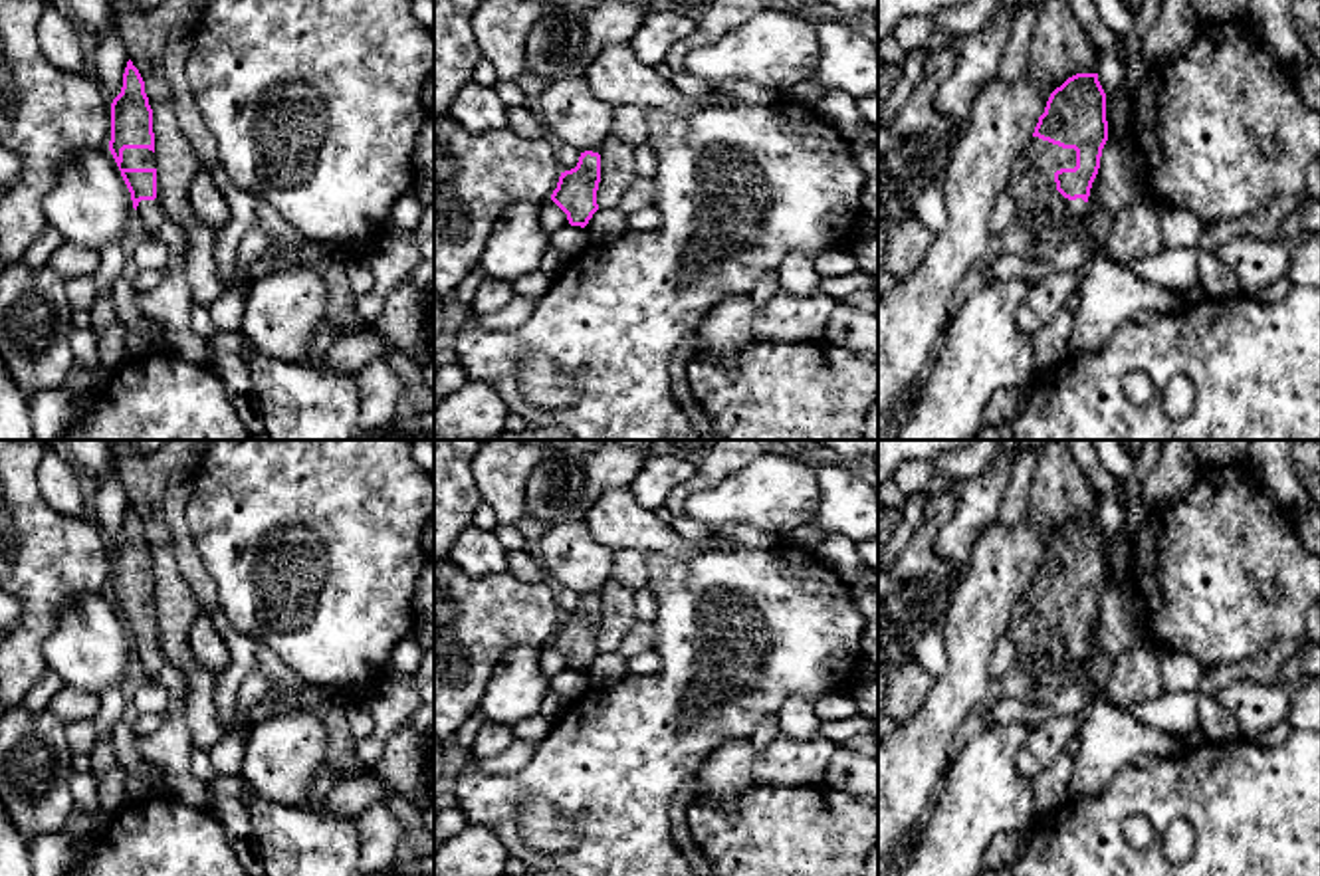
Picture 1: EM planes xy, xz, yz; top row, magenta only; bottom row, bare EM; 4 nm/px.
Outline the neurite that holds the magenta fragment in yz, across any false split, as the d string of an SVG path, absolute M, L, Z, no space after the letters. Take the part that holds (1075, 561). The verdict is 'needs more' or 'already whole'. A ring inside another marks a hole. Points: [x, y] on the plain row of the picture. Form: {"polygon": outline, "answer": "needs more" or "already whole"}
{"polygon": "M1076 517L1068 521L1050 537L1033 581L1011 614L1007 634L1015 642L1019 662L1029 676L1046 672L1058 678L1070 664L1086 660L1086 646L1100 612L1106 585L1106 537L1098 525L1098 517Z", "answer": "needs more"}

